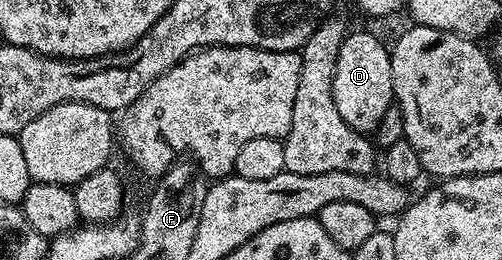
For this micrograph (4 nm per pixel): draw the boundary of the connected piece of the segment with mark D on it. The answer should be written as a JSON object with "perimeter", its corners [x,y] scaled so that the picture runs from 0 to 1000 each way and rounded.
{"perimeter":[[[701,115],[683,150],[679,204],[671,204],[671,281],[663,281],[663,388],[671,404],[671,435],[687,450],[687,465],[703,500],[743,512],[751,481],[759,481],[759,450],[767,450],[767,419],[775,419],[785,377],[779,204],[773,169],[763,169],[739,119]]]}

